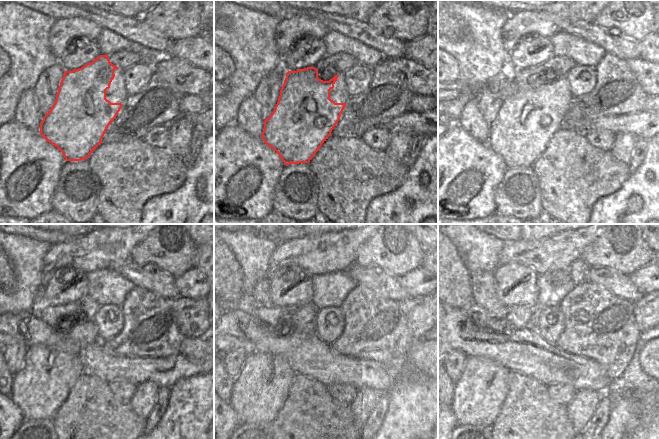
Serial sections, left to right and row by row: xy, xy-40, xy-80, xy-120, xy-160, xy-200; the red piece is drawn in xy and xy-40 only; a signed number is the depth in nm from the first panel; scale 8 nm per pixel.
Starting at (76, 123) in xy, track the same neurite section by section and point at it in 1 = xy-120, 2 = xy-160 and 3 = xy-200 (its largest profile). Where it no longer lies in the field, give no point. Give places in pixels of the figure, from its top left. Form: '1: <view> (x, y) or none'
1: xy-120 (40, 387)
2: xy-160 (258, 393)
3: xy-200 (479, 393)

